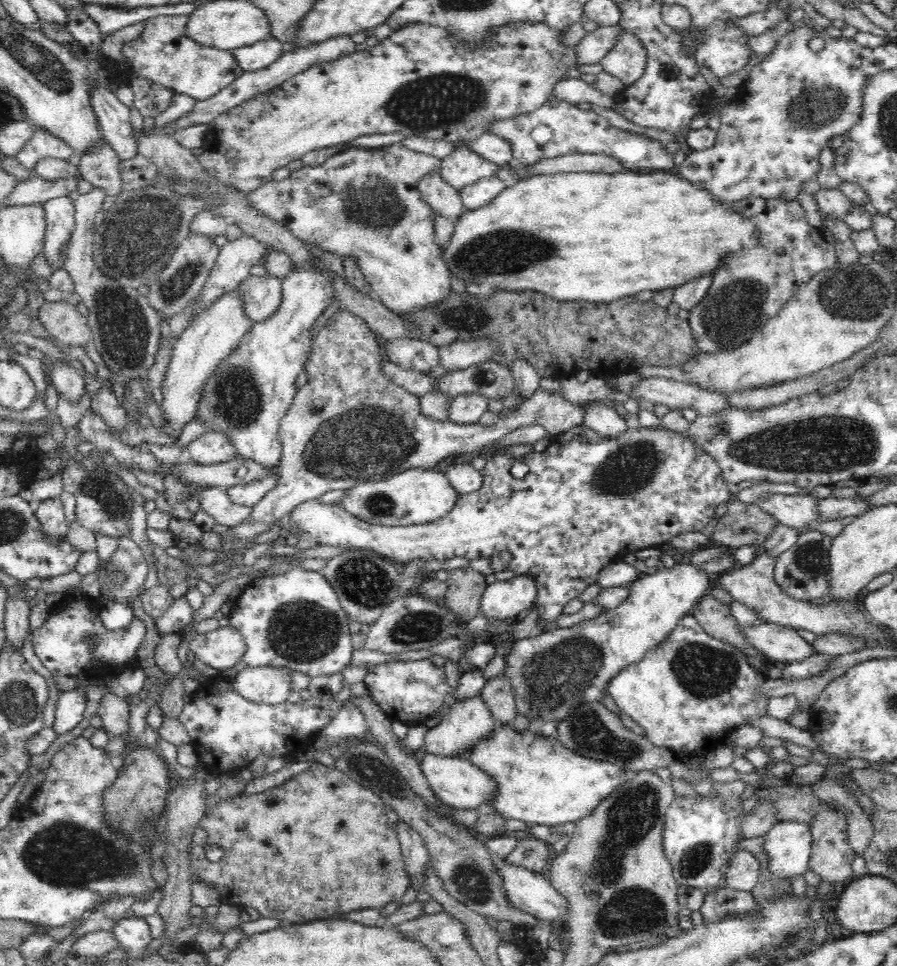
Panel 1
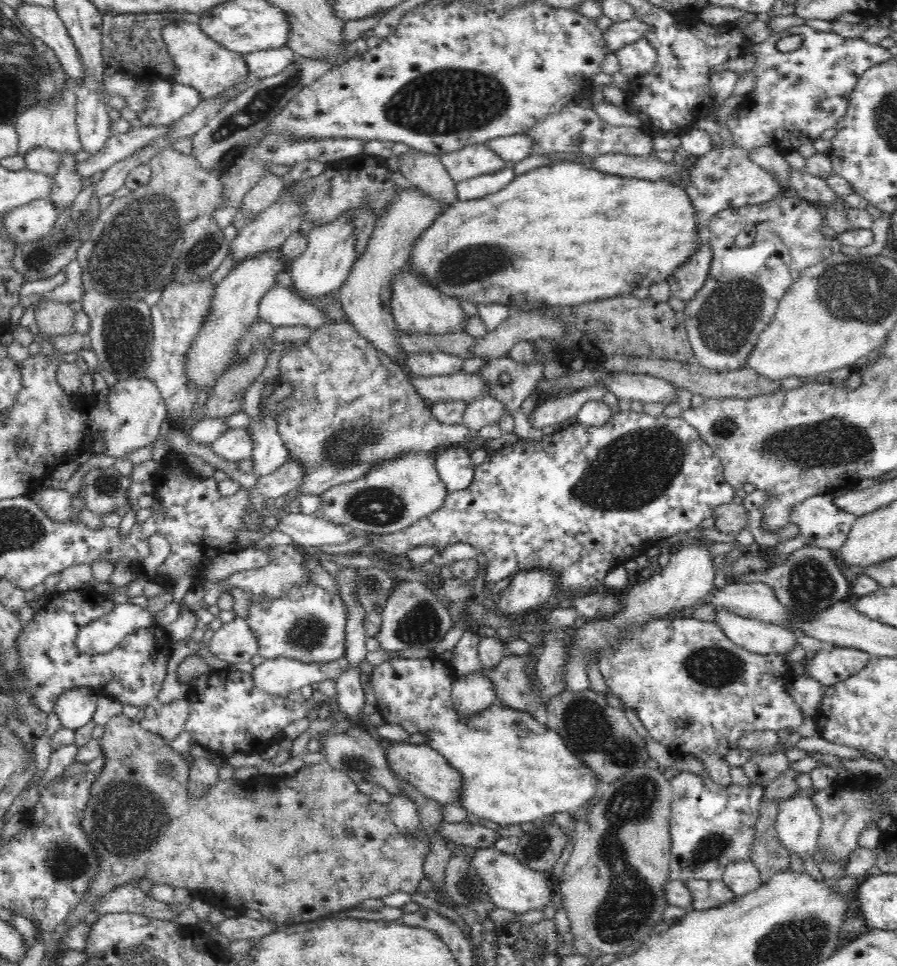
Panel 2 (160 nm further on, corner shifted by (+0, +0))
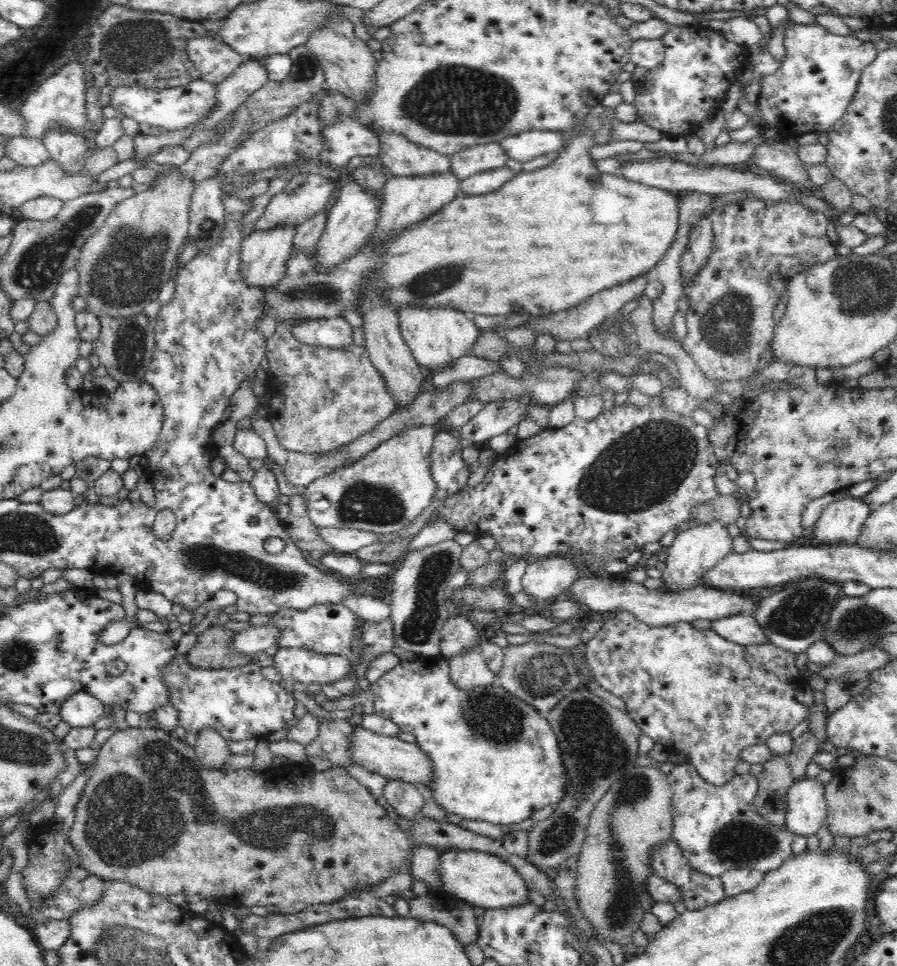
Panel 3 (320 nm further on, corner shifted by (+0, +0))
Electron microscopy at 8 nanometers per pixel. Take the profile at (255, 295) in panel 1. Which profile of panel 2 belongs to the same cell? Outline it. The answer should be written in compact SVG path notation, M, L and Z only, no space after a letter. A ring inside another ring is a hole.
M276 283L262 297L259 317L272 326L304 326L311 334L320 327L334 322L322 309L302 299L289 288Z

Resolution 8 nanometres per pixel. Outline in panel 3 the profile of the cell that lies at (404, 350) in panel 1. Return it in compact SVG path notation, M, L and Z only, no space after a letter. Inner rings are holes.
M464 356L454 362L454 366L450 366L444 372L436 372L431 374L432 382L436 389L446 387L455 381L474 381L482 380L482 378L490 378L504 372L502 360L494 361L482 357Z

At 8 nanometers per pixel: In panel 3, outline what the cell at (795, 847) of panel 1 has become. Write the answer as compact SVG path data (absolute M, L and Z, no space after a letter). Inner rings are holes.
M802 776L787 790L786 825L796 835L817 834L827 818L826 785L816 777Z

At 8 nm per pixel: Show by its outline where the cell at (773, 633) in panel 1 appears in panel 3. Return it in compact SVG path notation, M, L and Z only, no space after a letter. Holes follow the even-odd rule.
M732 612L712 621L712 631L736 644L760 644L768 642L754 615L747 612Z

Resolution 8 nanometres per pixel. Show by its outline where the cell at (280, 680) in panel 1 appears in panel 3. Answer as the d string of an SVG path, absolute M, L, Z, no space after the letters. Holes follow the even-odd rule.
M282 646L278 648L273 659L273 667L280 672L280 676L288 684L291 681L296 681L305 685L310 685L312 682L325 685L340 680L340 678L348 676L351 672L351 664L348 657L344 657L342 654L320 653L310 647L292 648L291 646Z

